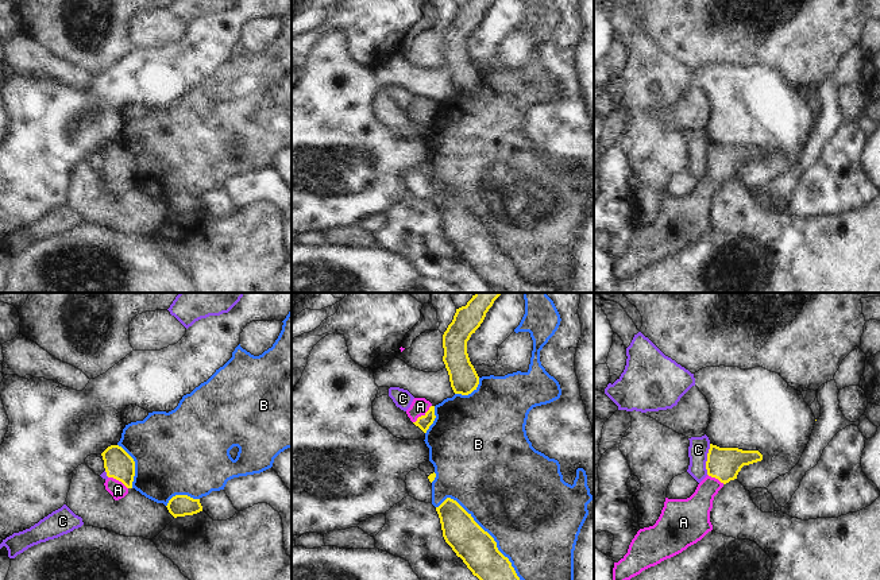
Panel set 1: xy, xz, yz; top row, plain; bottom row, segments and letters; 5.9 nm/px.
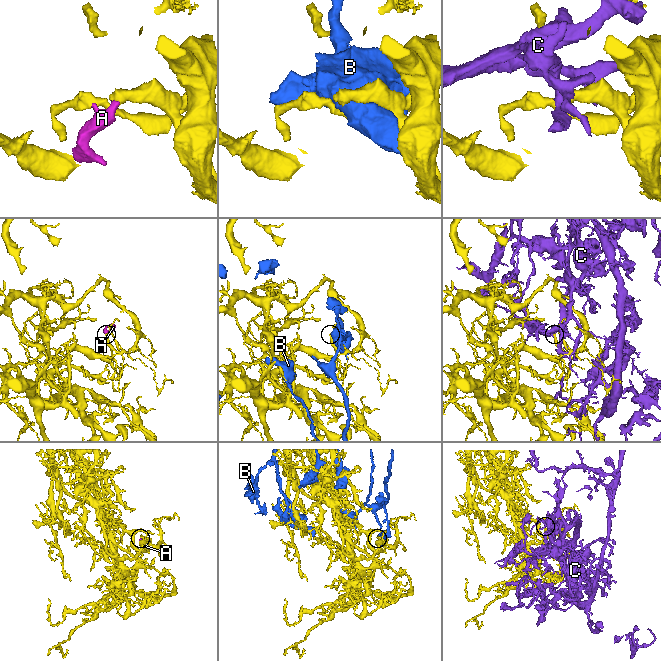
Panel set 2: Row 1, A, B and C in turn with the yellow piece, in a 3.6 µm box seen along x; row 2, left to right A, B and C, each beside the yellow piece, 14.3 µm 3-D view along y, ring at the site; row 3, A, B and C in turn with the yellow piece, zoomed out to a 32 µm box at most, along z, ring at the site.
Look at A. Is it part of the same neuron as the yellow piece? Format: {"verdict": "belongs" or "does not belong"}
{"verdict": "belongs"}

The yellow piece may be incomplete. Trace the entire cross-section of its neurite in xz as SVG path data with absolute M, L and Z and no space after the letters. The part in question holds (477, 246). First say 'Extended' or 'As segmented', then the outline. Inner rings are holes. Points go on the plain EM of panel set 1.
As segmented. M447 196L436 209L445 240L490 287L506 293L563 293L551 286L533 287L525 282L509 256L498 248L494 236L456 198Z

